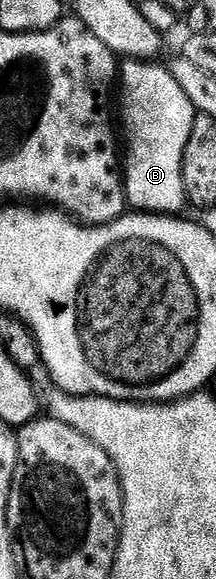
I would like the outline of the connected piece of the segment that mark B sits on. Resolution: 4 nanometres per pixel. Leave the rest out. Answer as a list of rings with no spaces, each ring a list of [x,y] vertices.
[[[127,60],[121,66],[121,134],[127,137],[123,183],[127,189],[127,204],[132,211],[179,216],[184,213],[183,206],[188,205],[183,183],[183,157],[197,112],[166,65],[155,65],[159,64],[151,60]]]

